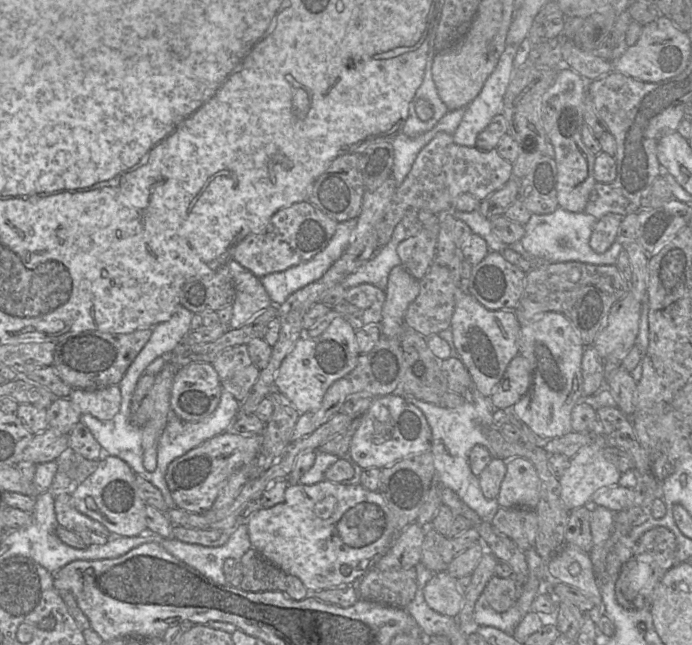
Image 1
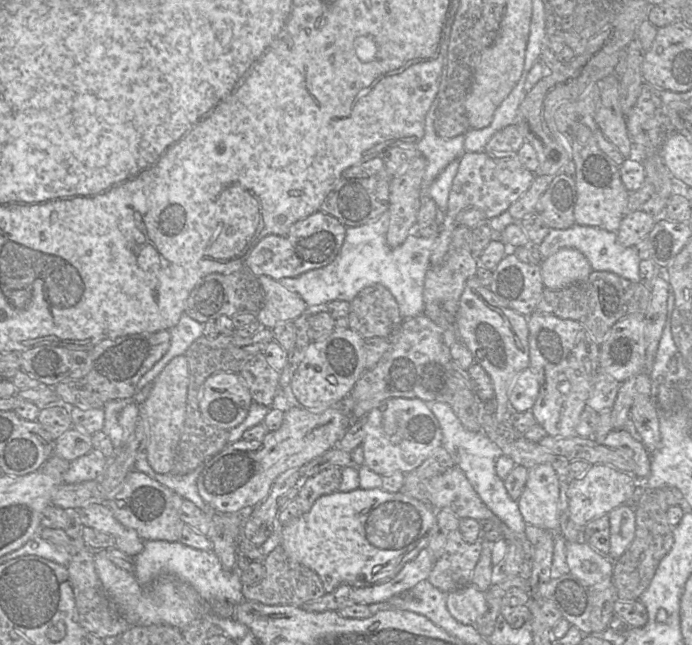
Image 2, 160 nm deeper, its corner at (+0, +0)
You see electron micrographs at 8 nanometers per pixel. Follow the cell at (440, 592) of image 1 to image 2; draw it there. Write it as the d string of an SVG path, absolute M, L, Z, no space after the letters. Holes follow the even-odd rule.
M473 584L448 593L446 605L449 613L457 621L473 626L488 610L485 594Z

